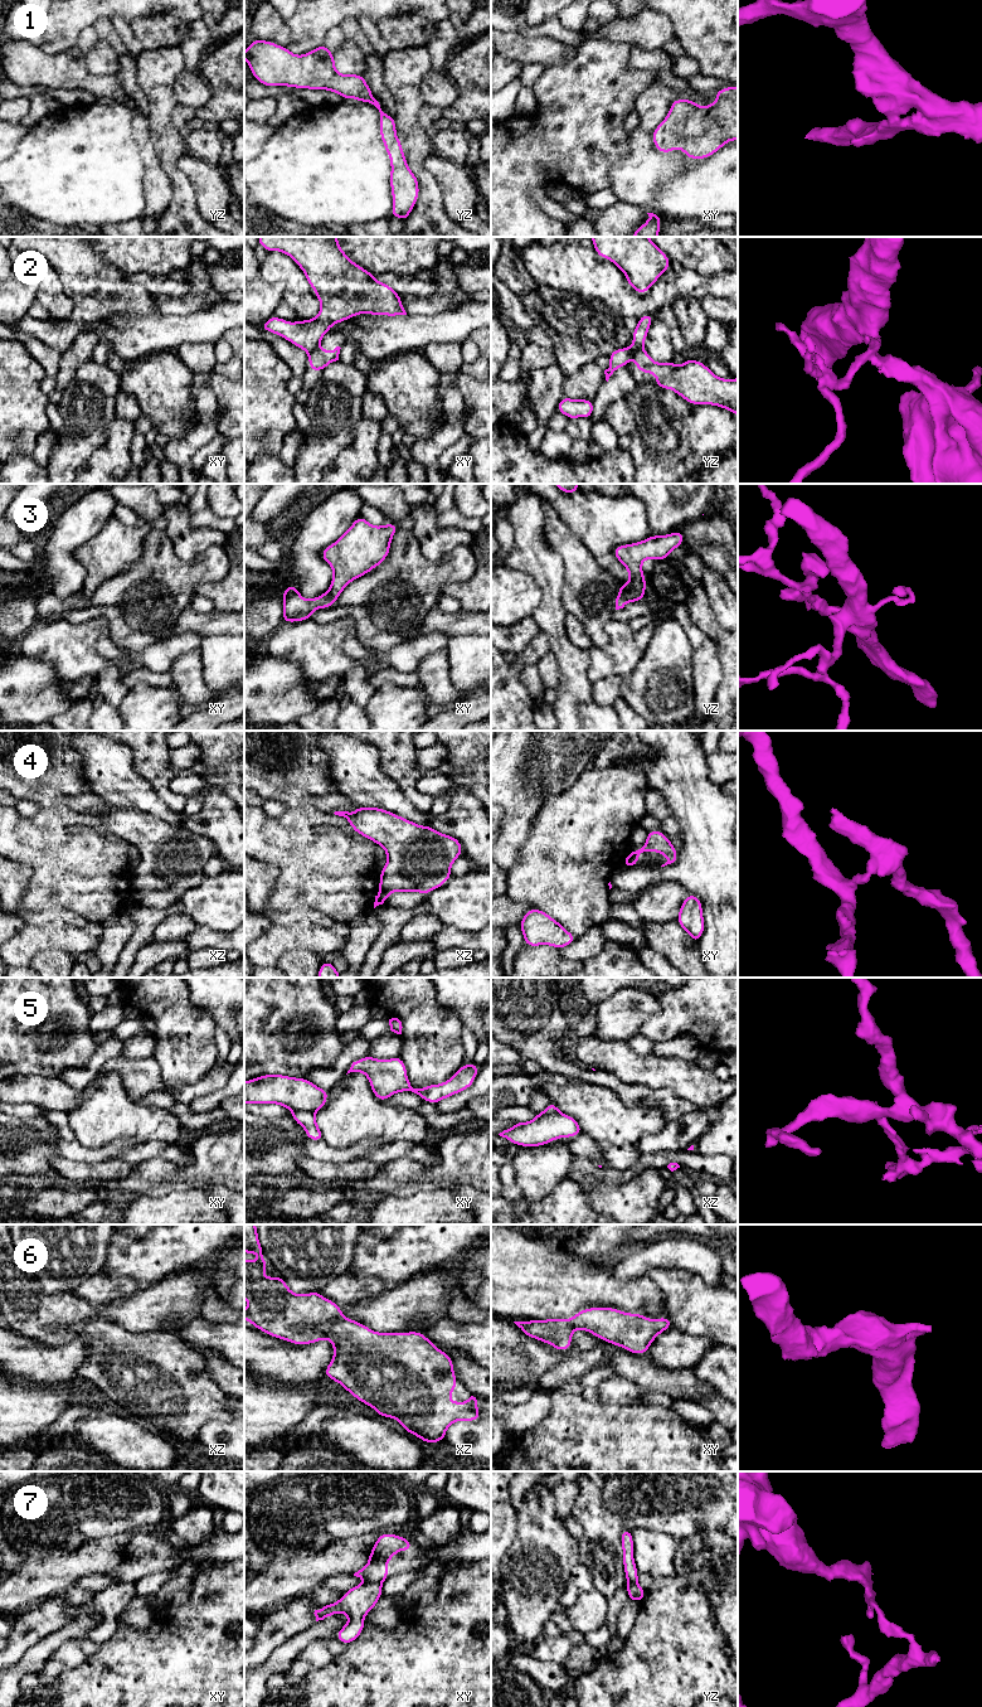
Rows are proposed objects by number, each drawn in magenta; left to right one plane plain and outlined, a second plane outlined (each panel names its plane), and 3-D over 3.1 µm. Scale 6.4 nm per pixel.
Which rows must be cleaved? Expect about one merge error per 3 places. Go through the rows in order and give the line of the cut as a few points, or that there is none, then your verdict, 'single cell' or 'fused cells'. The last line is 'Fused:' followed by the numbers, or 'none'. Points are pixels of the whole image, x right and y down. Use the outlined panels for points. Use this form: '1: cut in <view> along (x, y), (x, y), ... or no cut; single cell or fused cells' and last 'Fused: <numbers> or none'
1: no cut; single cell
2: cut in xy along (317, 345), (309, 354); fused cells
3: cut in xy along (327, 591), (334, 604); fused cells
4: cut in xy along (630, 853), (635, 864); fused cells
5: cut in xy along (314, 1113), (296, 1111), (293, 1114); fused cells
6: no cut; single cell
7: cut in xy along (370, 1581), (380, 1584); fused cells
Fused: 2, 3, 4, 5, 7

